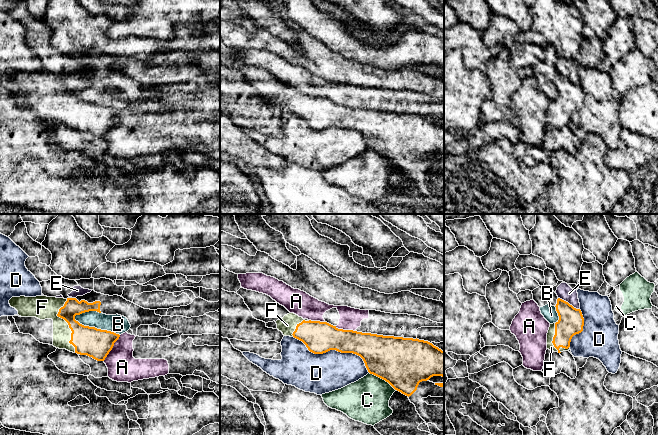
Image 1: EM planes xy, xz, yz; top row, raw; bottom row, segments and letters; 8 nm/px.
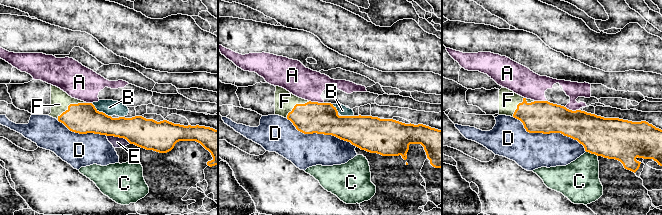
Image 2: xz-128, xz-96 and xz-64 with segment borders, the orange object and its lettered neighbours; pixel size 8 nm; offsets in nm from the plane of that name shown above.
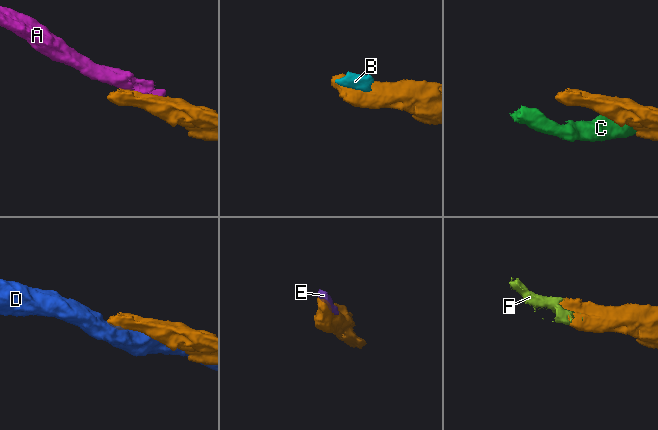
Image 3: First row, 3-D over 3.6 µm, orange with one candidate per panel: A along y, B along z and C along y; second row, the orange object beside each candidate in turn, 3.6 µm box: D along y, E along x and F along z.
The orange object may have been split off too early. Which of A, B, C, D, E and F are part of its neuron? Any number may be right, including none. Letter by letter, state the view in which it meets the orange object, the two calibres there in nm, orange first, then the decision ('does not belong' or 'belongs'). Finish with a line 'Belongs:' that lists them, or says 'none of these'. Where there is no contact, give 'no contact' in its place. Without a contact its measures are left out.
A: contact in xy; calibres 240 and 240 nm; does not belong
B: contact in xy; calibres 240 and 150 nm; does not belong
C: contact in xz; calibres 400 and 360 nm; does not belong
D: contact in xz; calibres 260 and 320 nm; does not belong
E: contact in yz; calibres 200 and 120 nm; does not belong
F: contact in xy; calibres 240 and 190 nm; belongs
Belongs: F

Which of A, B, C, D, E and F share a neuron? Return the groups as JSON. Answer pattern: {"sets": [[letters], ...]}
{"sets": [["A"], ["B"], ["C"], ["D"], ["E"], ["F"]]}

